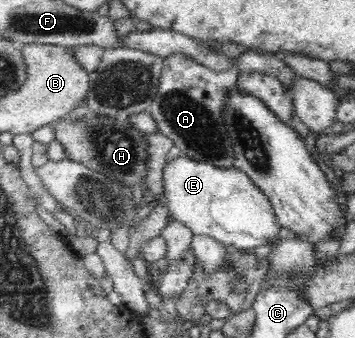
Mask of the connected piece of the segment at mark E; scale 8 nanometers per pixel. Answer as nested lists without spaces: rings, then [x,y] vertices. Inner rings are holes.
[[[185,155],[168,162],[163,172],[163,190],[170,215],[188,225],[194,235],[211,237],[225,247],[236,247],[242,252],[252,253],[259,247],[271,245],[271,242],[277,239],[282,225],[274,212],[273,204],[261,188],[253,183],[247,172],[235,166],[217,167],[209,163],[201,163]]]

